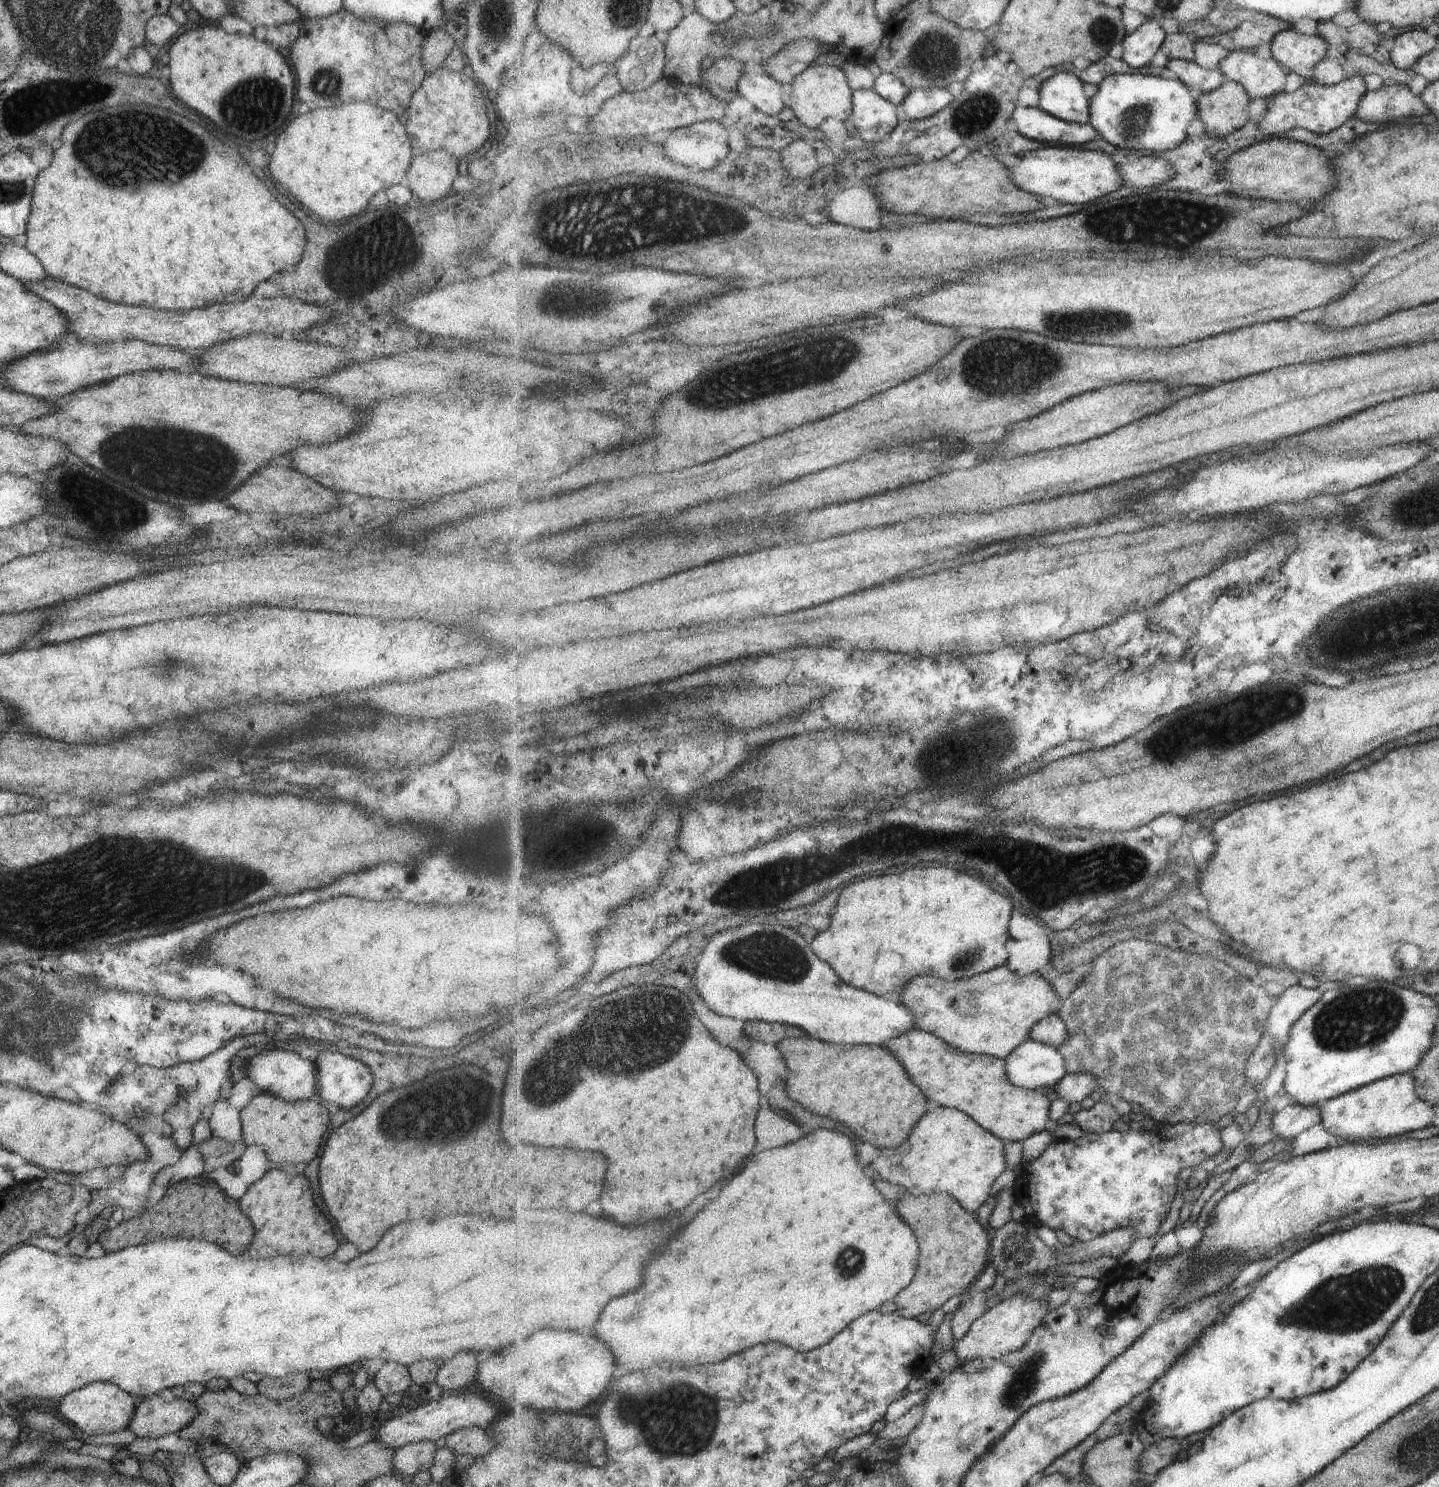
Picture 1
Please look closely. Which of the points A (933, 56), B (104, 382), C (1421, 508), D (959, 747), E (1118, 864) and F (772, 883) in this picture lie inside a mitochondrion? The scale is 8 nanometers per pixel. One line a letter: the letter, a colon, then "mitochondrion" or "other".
A: mitochondrion
B: other
C: mitochondrion
D: mitochondrion
E: mitochondrion
F: mitochondrion

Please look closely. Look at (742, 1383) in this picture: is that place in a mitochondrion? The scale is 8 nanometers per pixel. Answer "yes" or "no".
no

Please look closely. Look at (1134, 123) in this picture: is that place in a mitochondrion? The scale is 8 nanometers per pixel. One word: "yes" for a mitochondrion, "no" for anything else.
yes

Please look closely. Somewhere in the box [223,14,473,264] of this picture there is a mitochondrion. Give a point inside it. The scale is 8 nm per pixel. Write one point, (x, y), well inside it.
(329, 89)

